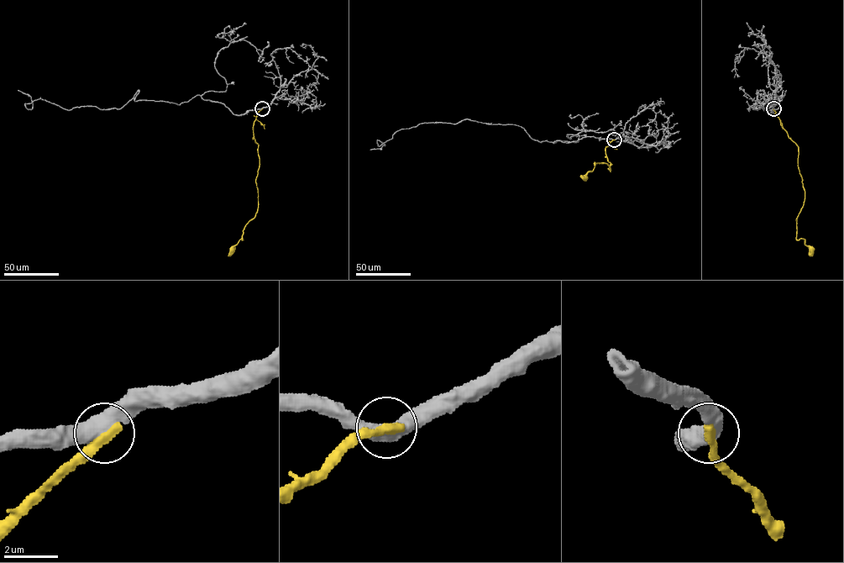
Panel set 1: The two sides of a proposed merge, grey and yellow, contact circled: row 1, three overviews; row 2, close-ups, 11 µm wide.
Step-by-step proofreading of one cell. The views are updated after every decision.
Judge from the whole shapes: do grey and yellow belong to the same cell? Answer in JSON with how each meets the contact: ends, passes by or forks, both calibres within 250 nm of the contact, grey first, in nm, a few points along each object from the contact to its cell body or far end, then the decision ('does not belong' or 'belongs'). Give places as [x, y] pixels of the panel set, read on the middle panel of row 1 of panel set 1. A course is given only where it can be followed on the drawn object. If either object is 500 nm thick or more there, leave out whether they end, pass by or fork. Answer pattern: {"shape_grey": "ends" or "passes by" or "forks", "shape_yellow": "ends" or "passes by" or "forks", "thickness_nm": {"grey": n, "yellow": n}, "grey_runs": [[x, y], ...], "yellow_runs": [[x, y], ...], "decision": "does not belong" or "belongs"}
{"thickness_nm": {"grey": 550, "yellow": 440}, "grey_runs": [[614, 139], [541, 142], [521, 126], [464, 119], [402, 128], [370, 149]], "yellow_runs": [[614, 139], [605, 148], [611, 164], [608, 169], [610, 171], [606, 163], [594, 162], [593, 170], [584, 178]], "decision": "belongs"}

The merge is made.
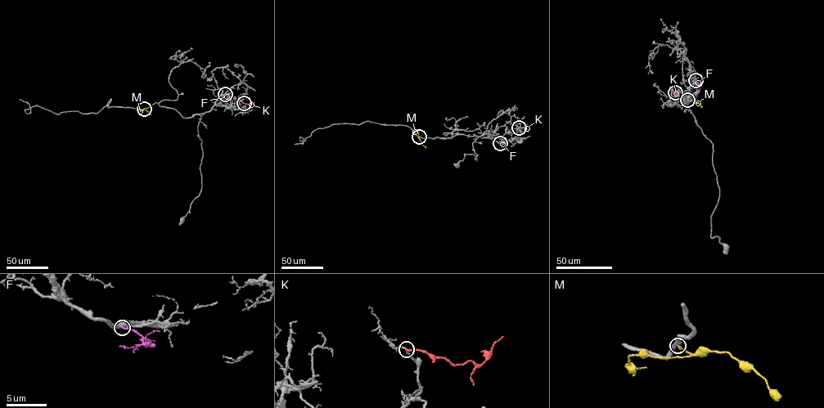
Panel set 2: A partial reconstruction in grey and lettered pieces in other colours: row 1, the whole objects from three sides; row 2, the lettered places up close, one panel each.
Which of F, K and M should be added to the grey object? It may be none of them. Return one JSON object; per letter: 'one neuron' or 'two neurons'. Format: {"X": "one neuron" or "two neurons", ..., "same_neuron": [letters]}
{"F": "one neuron", "K": "two neurons", "M": "two neurons", "same_neuron": ["F"]}

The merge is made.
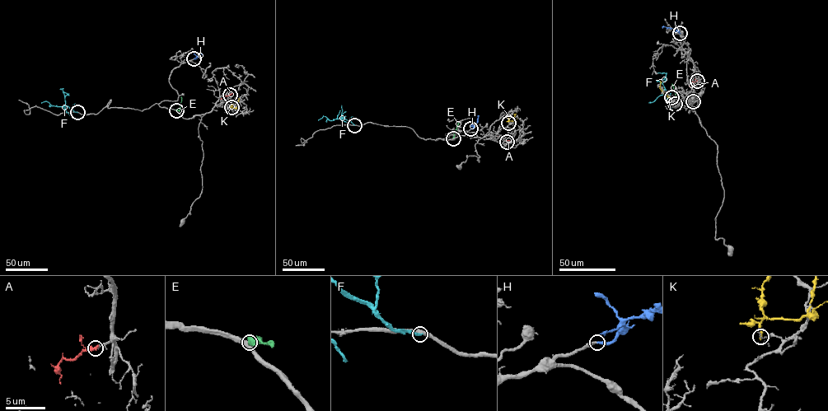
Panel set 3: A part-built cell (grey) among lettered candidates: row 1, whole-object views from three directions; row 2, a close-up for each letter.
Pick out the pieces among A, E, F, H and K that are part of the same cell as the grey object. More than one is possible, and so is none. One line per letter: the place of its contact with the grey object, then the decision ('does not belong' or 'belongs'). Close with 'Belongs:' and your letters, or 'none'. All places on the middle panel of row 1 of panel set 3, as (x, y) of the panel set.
A: (507, 142) | does not belong
E: (453, 138) | does not belong
F: (354, 125) | does not belong
H: (470, 128) | belongs
K: (508, 123) | does not belong
Belongs: H

